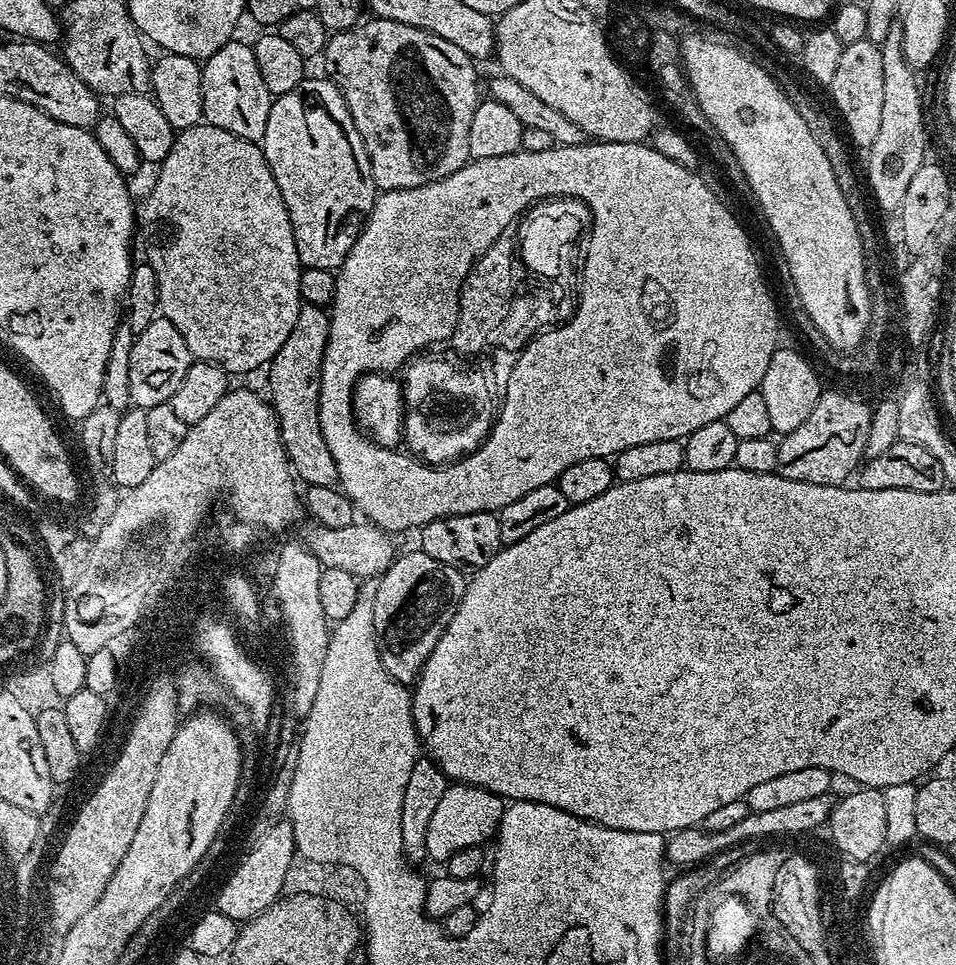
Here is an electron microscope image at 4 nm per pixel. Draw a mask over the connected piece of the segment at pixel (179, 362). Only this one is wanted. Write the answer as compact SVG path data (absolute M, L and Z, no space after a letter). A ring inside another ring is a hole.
M157 318L132 341L130 350L130 398L138 408L153 408L171 401L174 390L182 386L186 370L190 370L194 357L186 346L182 334L178 334L174 322Z

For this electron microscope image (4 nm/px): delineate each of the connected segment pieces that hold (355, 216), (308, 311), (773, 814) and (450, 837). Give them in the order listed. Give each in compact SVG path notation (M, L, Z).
M305 78L290 94L275 97L270 110L270 118L266 118L266 134L262 141L264 157L274 174L274 182L278 182L278 190L282 194L282 202L286 202L286 210L290 214L290 226L294 230L294 246L298 246L298 258L304 268L330 268L339 269L340 263L350 254L354 242L360 231L364 229L364 221L372 212L372 207L378 195L378 189L372 171L370 158L366 154L366 146L362 142L362 134L358 134L358 126L354 126L354 118L350 118L350 106L346 106L346 98L338 90L338 86L327 78L312 80Z
M301 303L298 322L290 330L290 338L282 342L282 350L274 354L272 363L267 365L268 388L272 391L270 403L276 411L280 424L280 437L292 463L292 470L305 485L335 485L338 480L334 454L322 436L320 425L320 371L322 358L326 354L326 342L330 322L328 312L321 305Z
M827 795L827 796L819 796L818 798L806 798L804 801L802 802L794 802L792 805L790 806L782 806L781 808L777 808L775 810L762 810L761 812L749 812L748 816L746 818L742 818L741 820L739 820L739 822L737 822L737 824L735 824L734 826L730 826L729 828L727 828L726 830L718 830L717 832L710 832L708 831L707 828L703 827L703 826L697 826L697 827L694 827L694 828L683 828L680 832L674 832L674 833L671 833L671 835L669 835L667 837L667 840L666 840L666 860L667 860L667 863L669 865L672 865L672 864L684 864L684 865L680 865L680 866L697 866L697 865L702 865L704 864L705 862L707 861L711 861L713 858L716 858L716 857L719 857L721 854L724 854L724 853L727 853L729 850L732 850L732 849L735 849L737 846L740 846L740 845L736 845L735 844L740 844L743 842L743 840L758 840L757 842L760 842L760 841L763 841L764 839L763 836L776 836L776 837L772 837L772 838L790 838L790 837L786 837L786 836L800 836L803 834L803 832L812 832L815 830L815 828L820 828L820 829L823 829L825 827L825 825L827 825L828 823L828 815L831 814L832 812L832 806L833 806L833 803L834 803L834 800L833 800L833 797L831 795Z
M449 783L446 794L442 794L430 818L430 826L426 826L428 860L447 862L451 856L458 854L458 850L487 845L499 833L505 807L505 801L490 790L473 784Z

